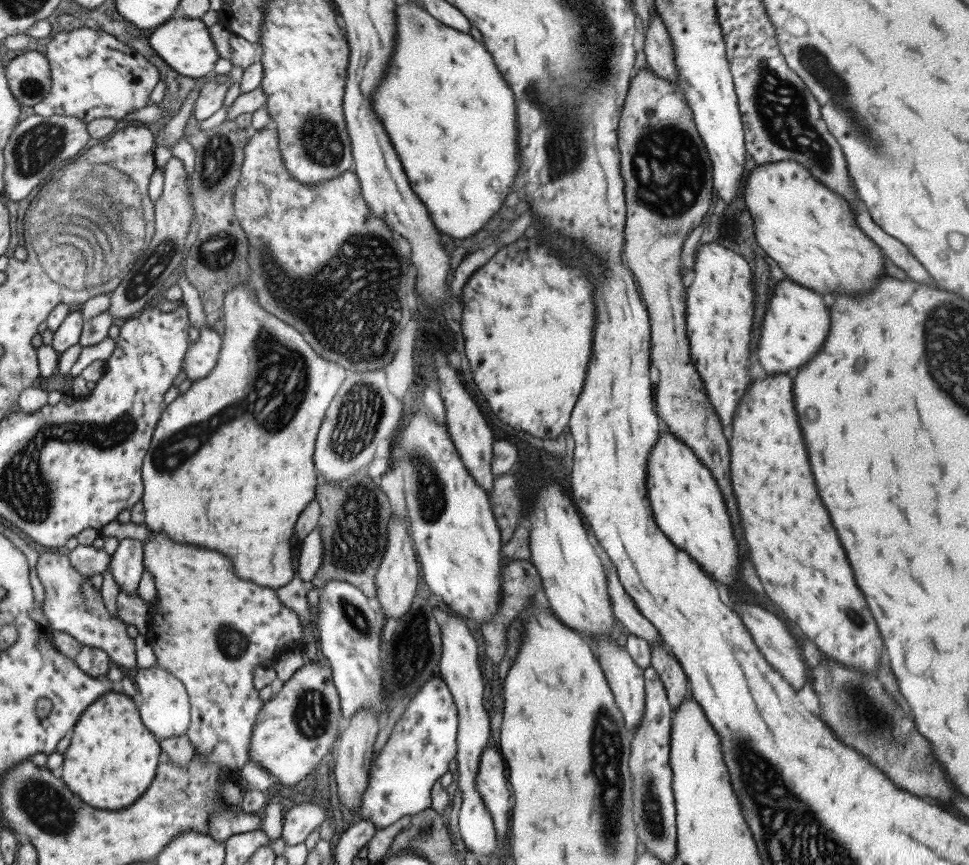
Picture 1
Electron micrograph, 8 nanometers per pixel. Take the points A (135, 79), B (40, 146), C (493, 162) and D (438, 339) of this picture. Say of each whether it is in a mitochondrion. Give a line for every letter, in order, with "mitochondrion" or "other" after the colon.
A: other
B: mitochondrion
C: other
D: other

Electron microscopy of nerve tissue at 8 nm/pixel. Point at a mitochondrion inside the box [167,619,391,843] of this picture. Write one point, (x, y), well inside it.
(311, 714)

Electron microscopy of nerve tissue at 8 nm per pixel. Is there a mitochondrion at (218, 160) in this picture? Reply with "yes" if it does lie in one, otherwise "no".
yes

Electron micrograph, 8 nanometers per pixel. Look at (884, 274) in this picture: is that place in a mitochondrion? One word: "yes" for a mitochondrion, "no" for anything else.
no

